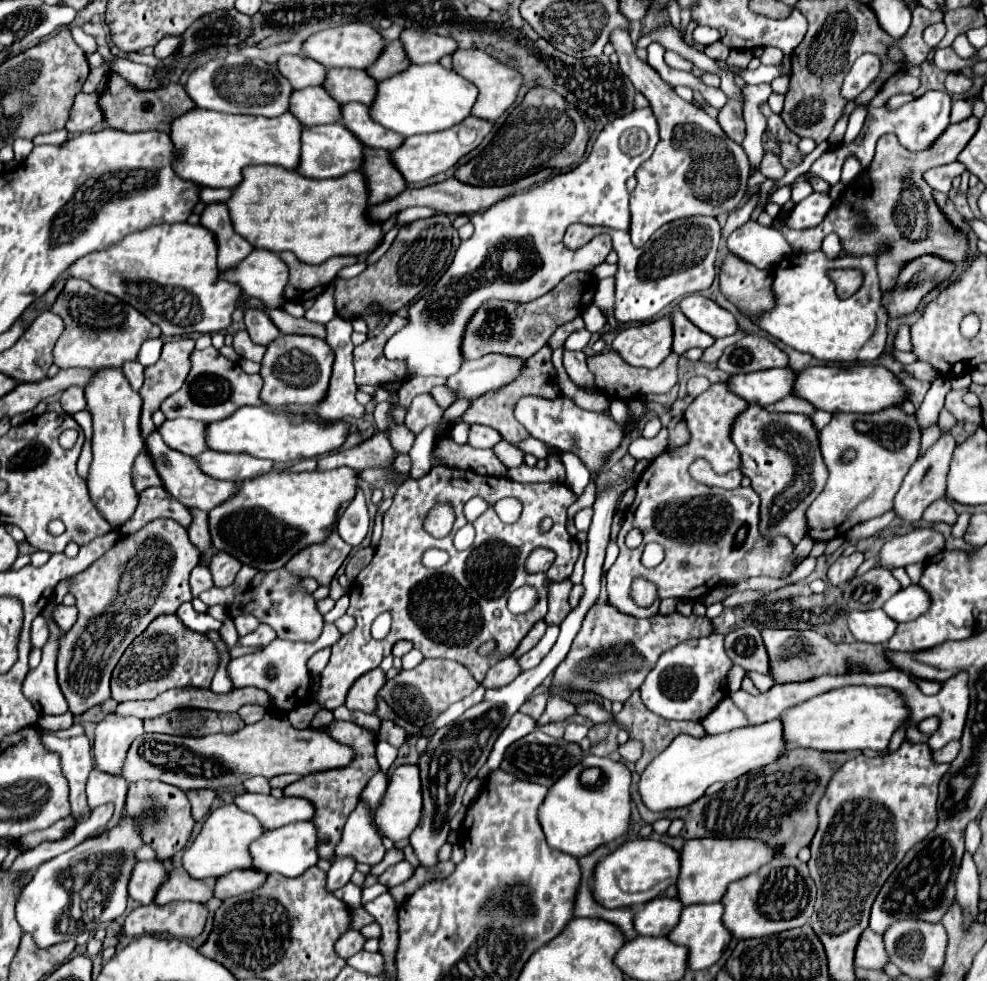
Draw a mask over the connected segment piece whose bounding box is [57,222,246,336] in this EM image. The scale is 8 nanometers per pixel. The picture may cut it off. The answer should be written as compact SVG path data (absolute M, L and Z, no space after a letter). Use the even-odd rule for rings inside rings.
M177 222L133 232L101 252L89 252L89 256L75 260L57 282L83 278L93 288L113 294L137 308L161 326L163 336L183 336L195 332L213 334L229 328L237 302L246 299L239 286L221 280L217 274L217 246L213 234L201 224Z

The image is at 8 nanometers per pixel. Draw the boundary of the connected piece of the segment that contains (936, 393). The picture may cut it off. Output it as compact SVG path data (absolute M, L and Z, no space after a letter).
M939 376L939 378L931 384L931 388L929 388L929 392L927 392L921 408L919 408L917 414L915 414L917 420L919 420L919 424L921 424L921 428L927 428L929 424L937 422L939 412L941 412L941 408L943 408L945 394L947 394L949 390L951 390L951 382L949 382L947 378L941 378L941 376Z

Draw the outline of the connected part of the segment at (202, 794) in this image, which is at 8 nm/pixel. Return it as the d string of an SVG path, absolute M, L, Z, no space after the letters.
M189 790L187 798L191 802L191 814L193 814L193 818L201 820L209 812L211 802L215 800L215 792L213 790Z

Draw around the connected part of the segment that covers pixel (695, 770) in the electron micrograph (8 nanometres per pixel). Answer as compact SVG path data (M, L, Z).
M771 720L761 726L741 728L717 736L677 736L665 752L661 752L641 774L637 792L641 802L653 812L665 812L671 808L685 808L699 800L703 792L715 782L731 782L749 770L761 768L777 760L787 748L783 740L781 720Z

